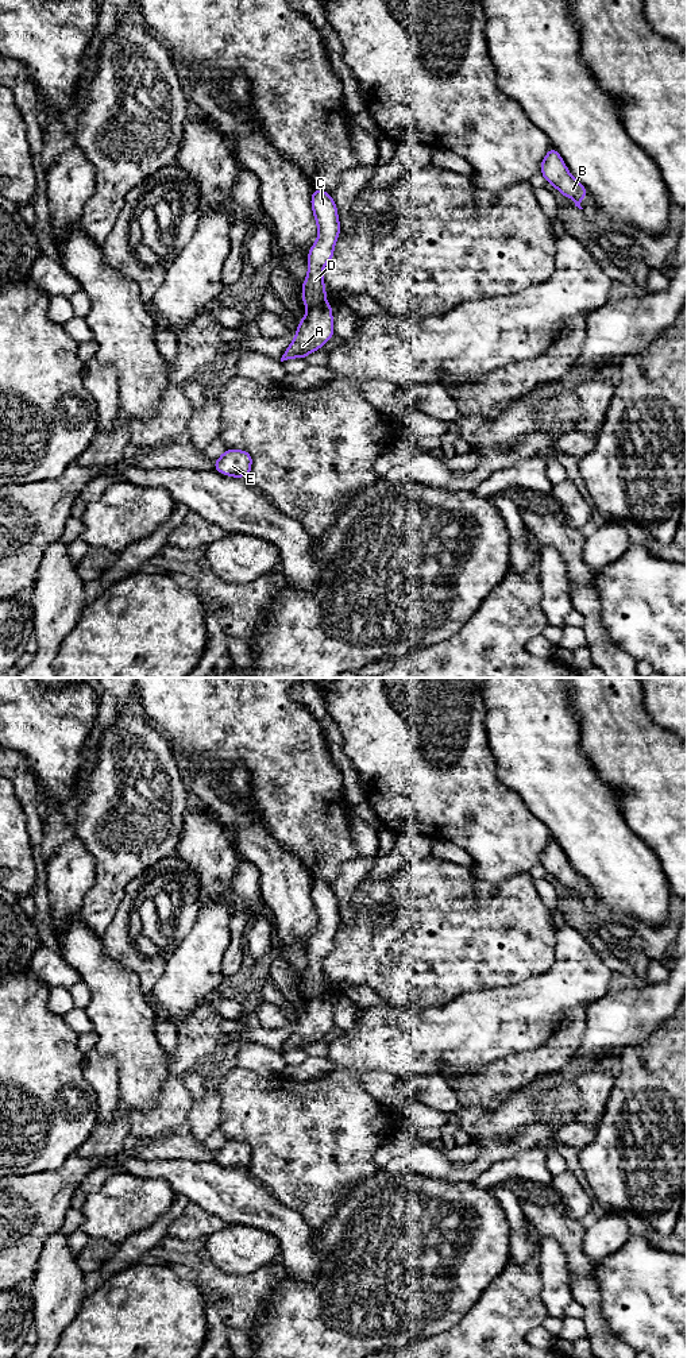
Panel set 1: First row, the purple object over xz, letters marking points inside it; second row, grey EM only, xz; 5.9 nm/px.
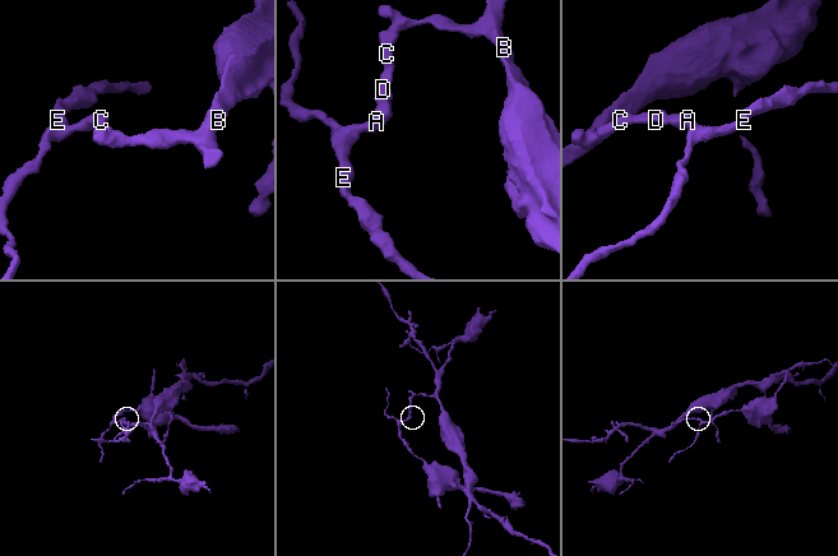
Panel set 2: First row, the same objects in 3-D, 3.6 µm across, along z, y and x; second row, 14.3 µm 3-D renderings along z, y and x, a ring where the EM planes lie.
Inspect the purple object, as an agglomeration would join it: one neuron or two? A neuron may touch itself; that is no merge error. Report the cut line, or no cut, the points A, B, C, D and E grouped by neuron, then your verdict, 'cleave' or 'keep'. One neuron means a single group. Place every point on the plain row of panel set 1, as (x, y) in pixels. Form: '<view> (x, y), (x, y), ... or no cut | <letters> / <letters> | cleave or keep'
xz (324, 994), (308, 1000) | A E / B C D | cleave

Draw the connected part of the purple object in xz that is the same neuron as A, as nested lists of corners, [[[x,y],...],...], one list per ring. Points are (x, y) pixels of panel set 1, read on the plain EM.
[[[321,995],[308,1000],[298,1014],[297,1025],[283,1043],[281,1053],[292,1049],[306,1049],[308,1045],[321,1039],[333,1026],[332,998]]]

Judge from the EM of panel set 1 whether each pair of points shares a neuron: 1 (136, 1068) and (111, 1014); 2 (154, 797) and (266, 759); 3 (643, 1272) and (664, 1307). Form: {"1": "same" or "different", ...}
{"1": "same", "2": "different", "3": "same"}

